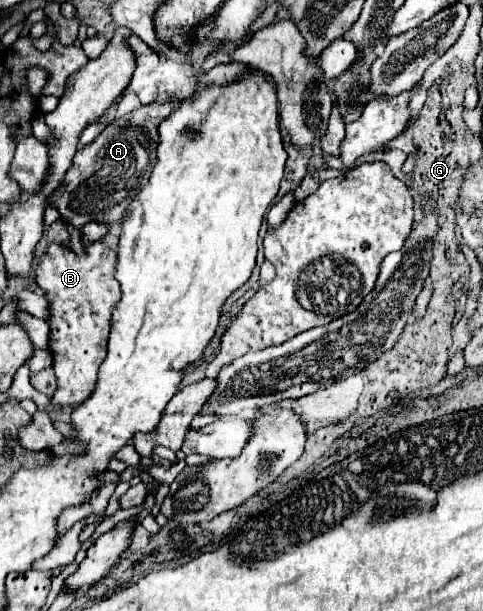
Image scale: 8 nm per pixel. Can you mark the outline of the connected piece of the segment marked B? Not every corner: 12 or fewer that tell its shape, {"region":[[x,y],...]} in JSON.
{"region":[[51,244],[53,406],[91,396],[121,298],[117,252]]}

